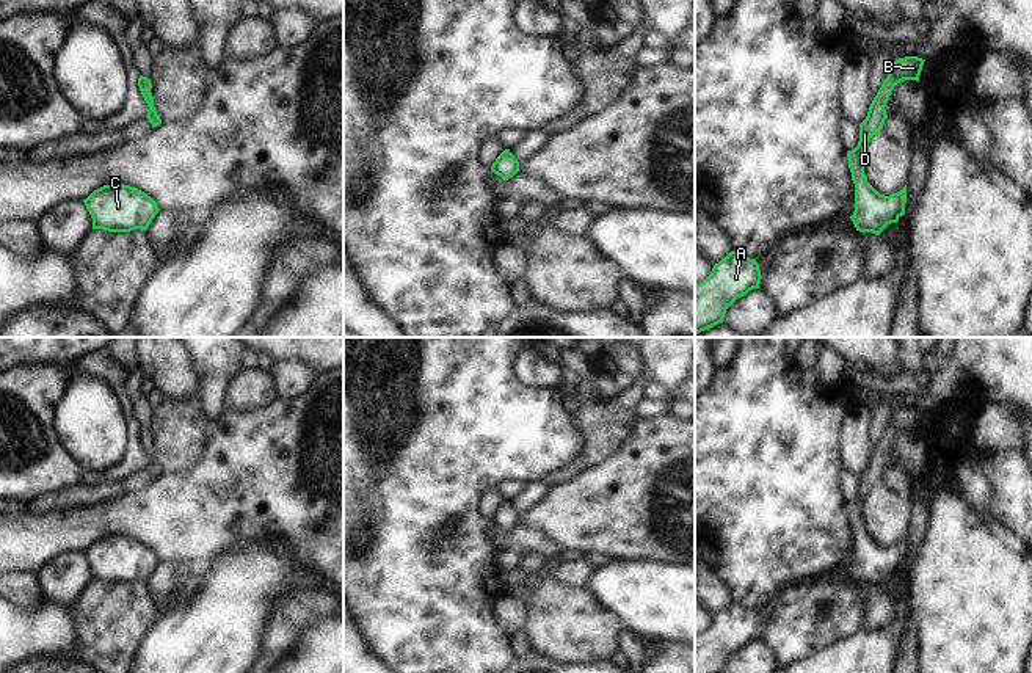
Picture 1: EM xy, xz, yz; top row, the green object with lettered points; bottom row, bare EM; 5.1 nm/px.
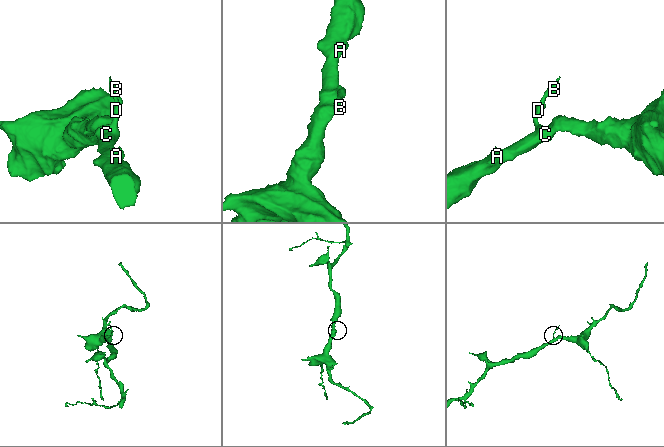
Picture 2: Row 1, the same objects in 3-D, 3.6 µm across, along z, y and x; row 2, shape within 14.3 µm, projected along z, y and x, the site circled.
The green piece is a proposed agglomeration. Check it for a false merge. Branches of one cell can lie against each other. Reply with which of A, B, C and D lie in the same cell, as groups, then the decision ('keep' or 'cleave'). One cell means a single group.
A B C D | keep

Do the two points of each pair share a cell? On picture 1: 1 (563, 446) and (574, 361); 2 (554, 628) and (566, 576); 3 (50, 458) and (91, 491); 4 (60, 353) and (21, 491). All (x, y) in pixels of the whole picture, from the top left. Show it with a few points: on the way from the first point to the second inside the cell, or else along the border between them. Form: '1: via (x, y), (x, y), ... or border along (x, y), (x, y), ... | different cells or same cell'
1: border along (571, 418), (581, 436), (581, 454) | different cells
2: border along (549, 573), (560, 582), (584, 585) | different cells
3: border along (118, 480), (93, 485), (66, 485), (46, 493) | different cells
4: border along (91, 353), (68, 369), (50, 364), (21, 367) | different cells

